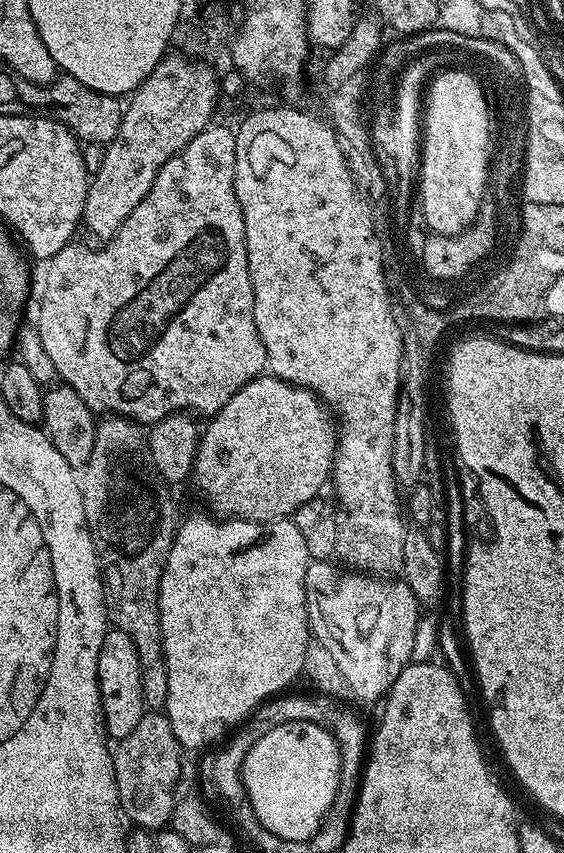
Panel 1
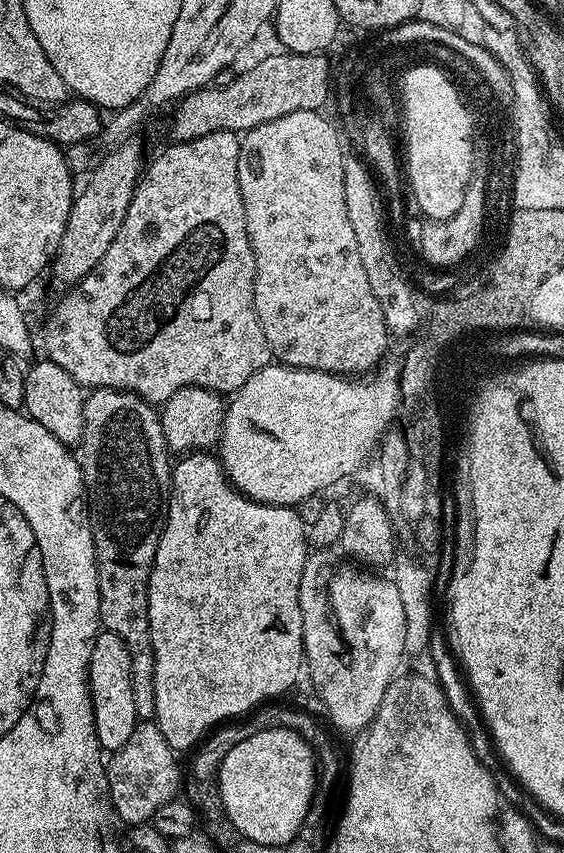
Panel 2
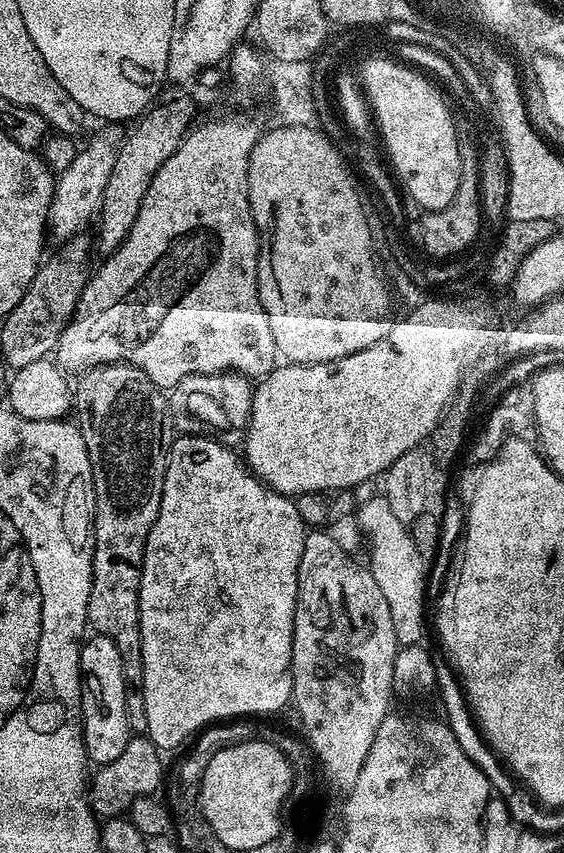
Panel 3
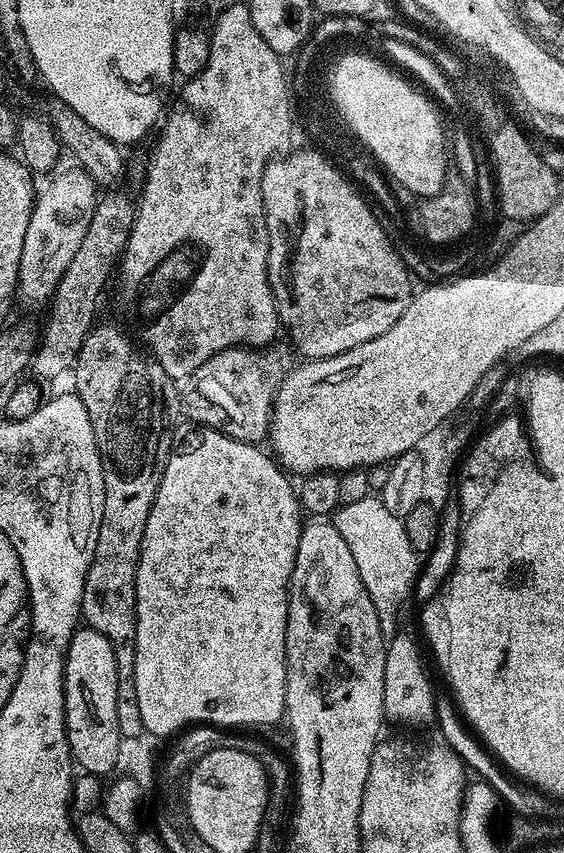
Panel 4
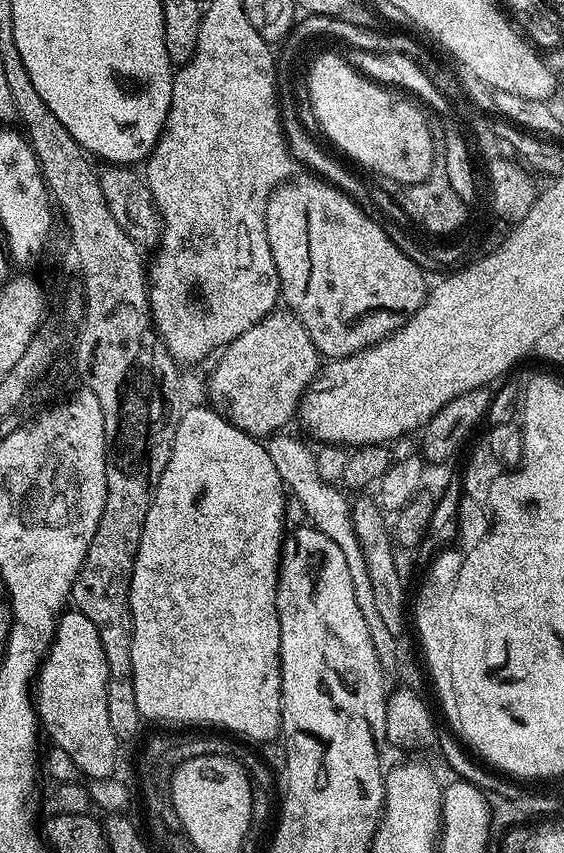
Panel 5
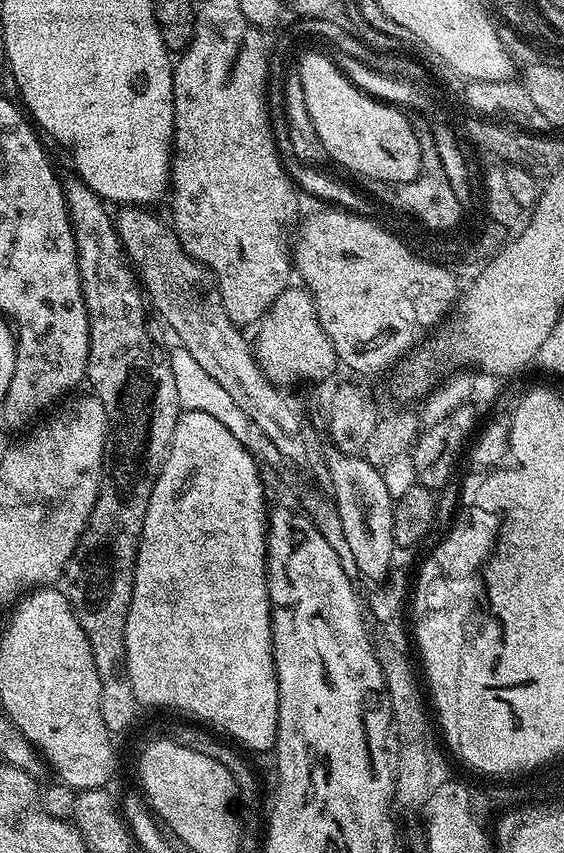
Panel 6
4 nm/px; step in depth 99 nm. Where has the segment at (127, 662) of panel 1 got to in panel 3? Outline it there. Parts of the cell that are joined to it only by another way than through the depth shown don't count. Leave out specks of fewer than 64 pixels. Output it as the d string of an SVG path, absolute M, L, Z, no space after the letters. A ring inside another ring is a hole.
M89 635L80 645L80 705L82 730L89 761L99 766L114 762L126 750L130 729L126 718L126 698L130 685L124 681L126 669L118 646L105 636Z

